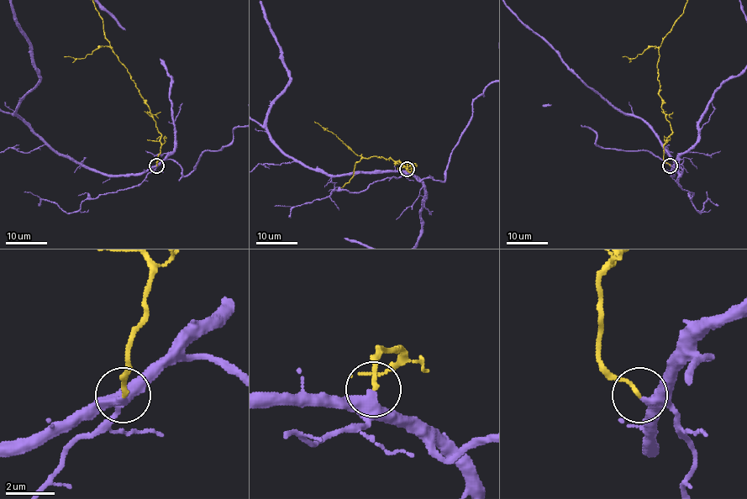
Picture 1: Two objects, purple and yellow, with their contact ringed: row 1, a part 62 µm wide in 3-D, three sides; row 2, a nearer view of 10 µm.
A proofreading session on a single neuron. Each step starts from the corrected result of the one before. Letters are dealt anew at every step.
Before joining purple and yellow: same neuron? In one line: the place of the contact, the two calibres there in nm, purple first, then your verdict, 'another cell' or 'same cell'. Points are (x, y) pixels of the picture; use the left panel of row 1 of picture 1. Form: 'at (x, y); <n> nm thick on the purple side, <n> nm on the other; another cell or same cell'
at (156, 165); 380 nm thick on the purple side, 160 nm on the other; same cell

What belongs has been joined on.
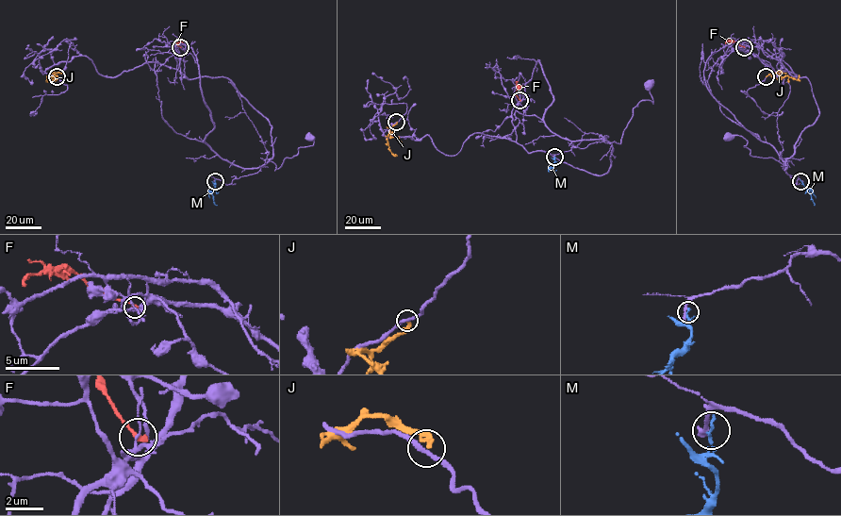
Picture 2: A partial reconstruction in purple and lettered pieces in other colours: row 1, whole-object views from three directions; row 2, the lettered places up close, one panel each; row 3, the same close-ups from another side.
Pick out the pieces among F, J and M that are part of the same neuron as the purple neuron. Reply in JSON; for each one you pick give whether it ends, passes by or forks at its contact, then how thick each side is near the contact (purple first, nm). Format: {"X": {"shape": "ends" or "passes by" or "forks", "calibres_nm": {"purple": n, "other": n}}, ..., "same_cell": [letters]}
{"same_cell": []}

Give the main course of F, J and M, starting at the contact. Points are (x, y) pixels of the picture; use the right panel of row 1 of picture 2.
F: (744, 47), (733, 41), (725, 43)
J: (766, 76), (777, 73), (782, 76), (797, 79), (799, 75)
M: (801, 181), (809, 191), (814, 205)

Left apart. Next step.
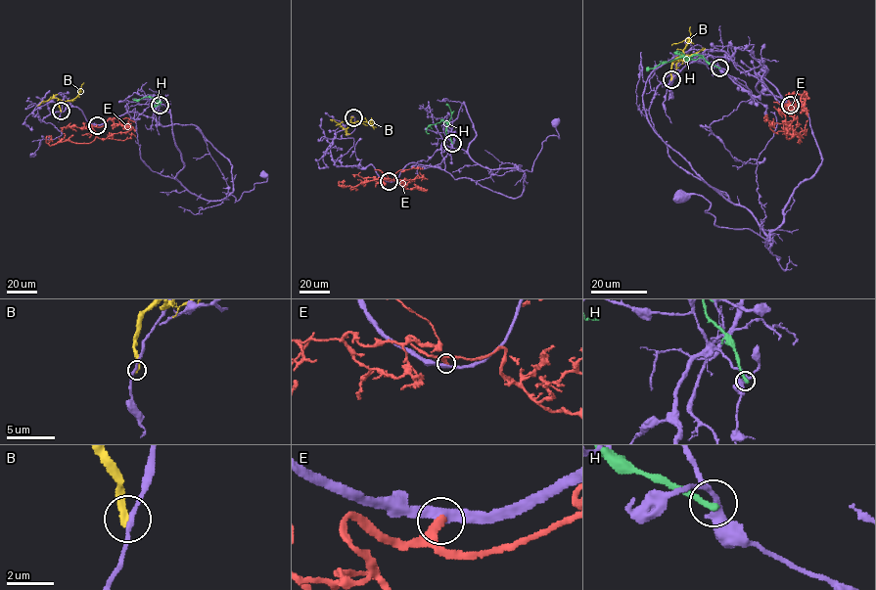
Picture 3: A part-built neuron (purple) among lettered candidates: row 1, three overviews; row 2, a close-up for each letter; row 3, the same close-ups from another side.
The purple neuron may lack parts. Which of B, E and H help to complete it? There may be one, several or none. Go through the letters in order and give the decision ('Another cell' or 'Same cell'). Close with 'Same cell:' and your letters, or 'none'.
B: Another cell
E: Another cell
H: Another cell
Same cell: none

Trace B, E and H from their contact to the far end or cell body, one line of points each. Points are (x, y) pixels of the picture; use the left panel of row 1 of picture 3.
B: (61, 111), (58, 100), (74, 99), (79, 88), (78, 93)
E: (97, 125), (91, 125), (96, 136), (90, 143), (68, 139), (49, 145), (46, 137), (53, 142)
H: (160, 105), (149, 96), (137, 100)

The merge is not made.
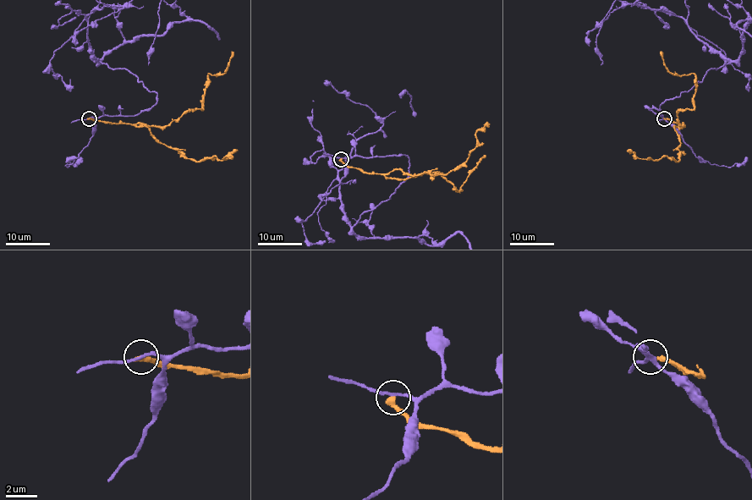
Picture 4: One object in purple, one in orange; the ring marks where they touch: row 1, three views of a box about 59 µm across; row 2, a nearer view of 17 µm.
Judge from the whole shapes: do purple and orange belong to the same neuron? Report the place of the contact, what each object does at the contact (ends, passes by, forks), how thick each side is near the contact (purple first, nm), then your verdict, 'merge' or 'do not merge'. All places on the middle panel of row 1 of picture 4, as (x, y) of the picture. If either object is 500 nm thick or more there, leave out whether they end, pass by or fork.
(341, 159) | purple passes by | orange ends | 180/320 nm | do not merge

